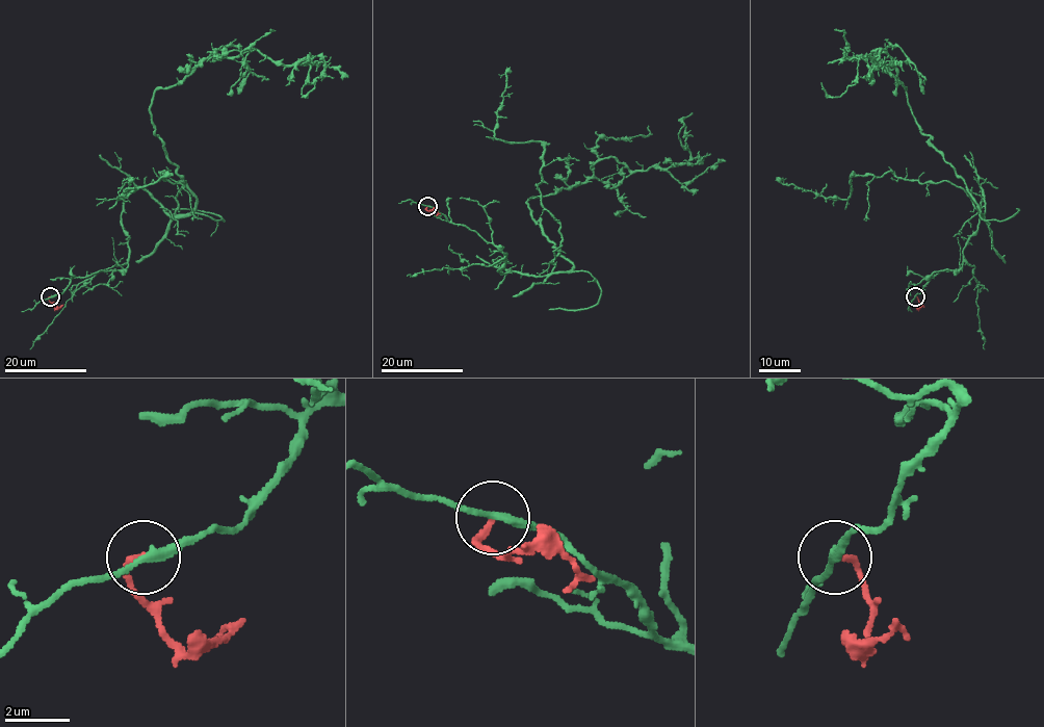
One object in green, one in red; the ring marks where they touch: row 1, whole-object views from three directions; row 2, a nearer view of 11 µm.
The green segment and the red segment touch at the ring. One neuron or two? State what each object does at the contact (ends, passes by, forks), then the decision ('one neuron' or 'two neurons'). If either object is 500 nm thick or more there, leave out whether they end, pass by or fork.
green passes by; red ends there; two neurons

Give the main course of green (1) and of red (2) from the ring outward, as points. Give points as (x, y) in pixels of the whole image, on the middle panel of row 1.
1: (427, 206), (505, 254), (500, 274), (569, 271), (530, 199), (609, 157), (684, 163), (692, 112)
2: (427, 206), (425, 209), (438, 213), (436, 215)

